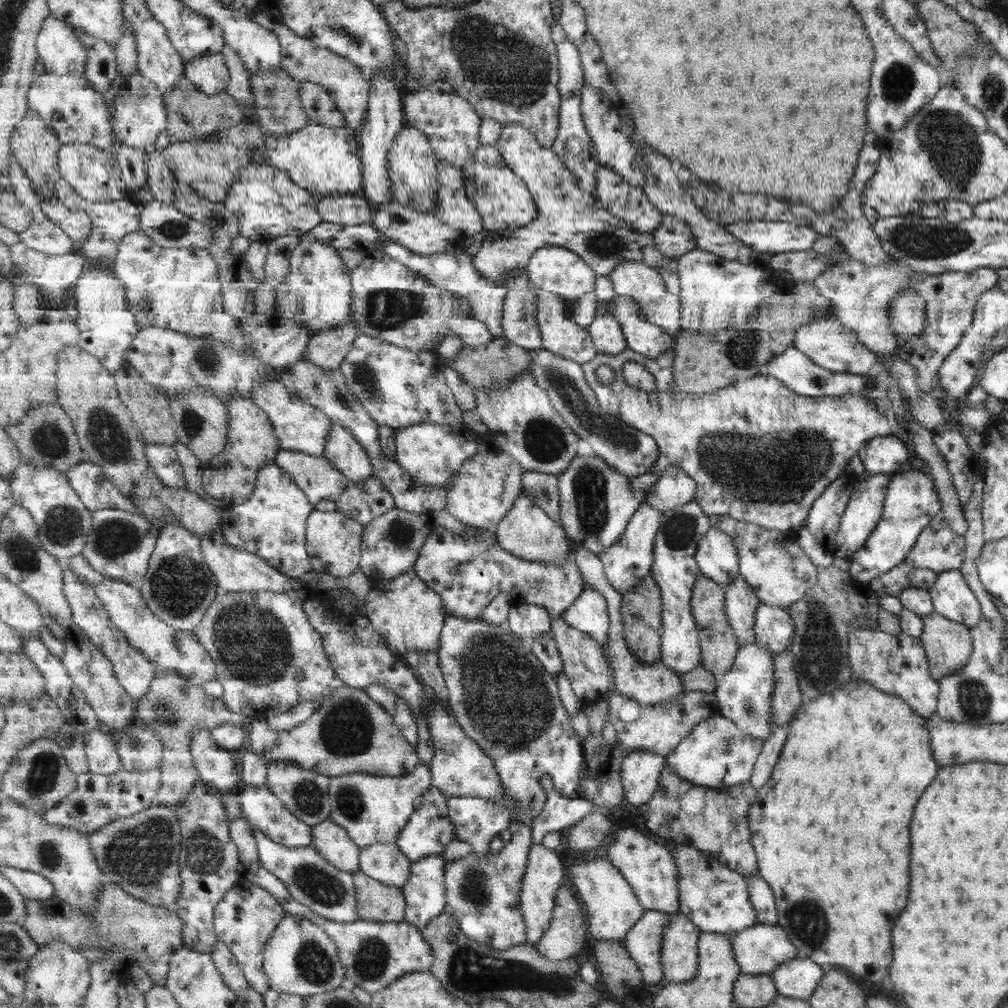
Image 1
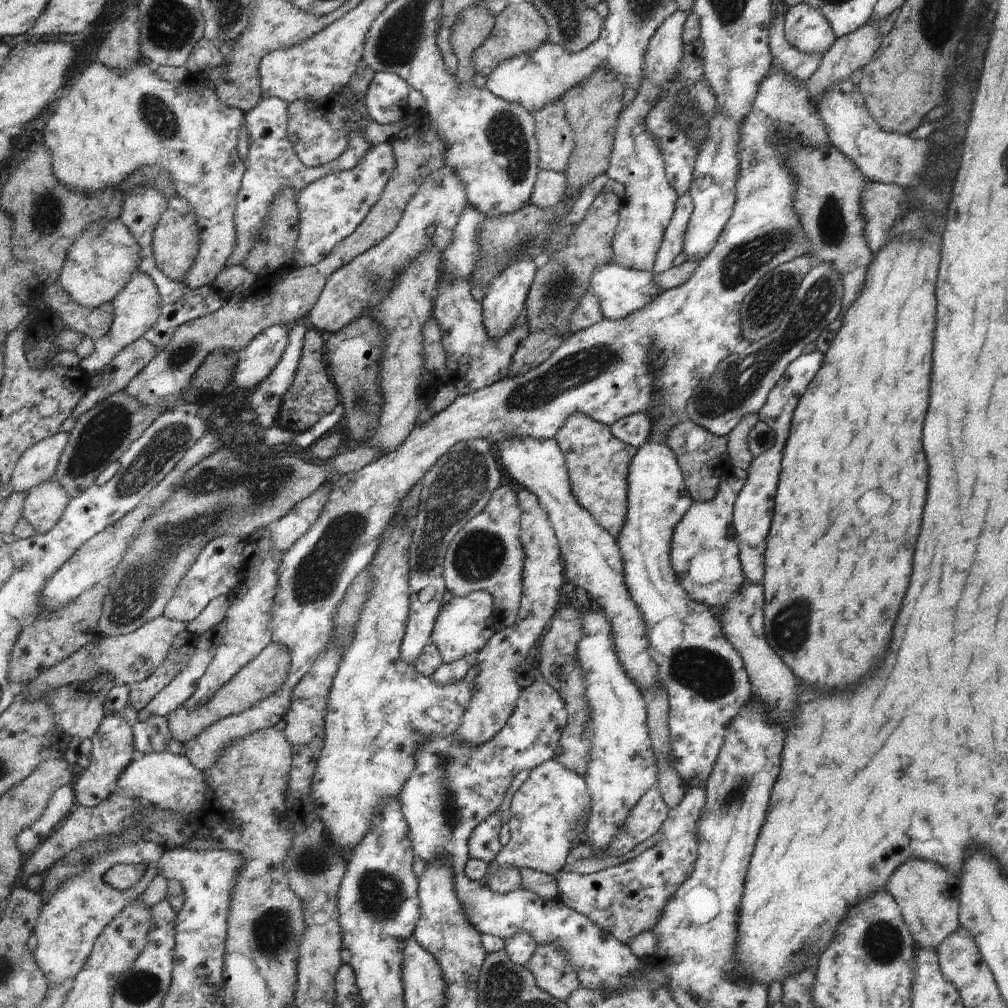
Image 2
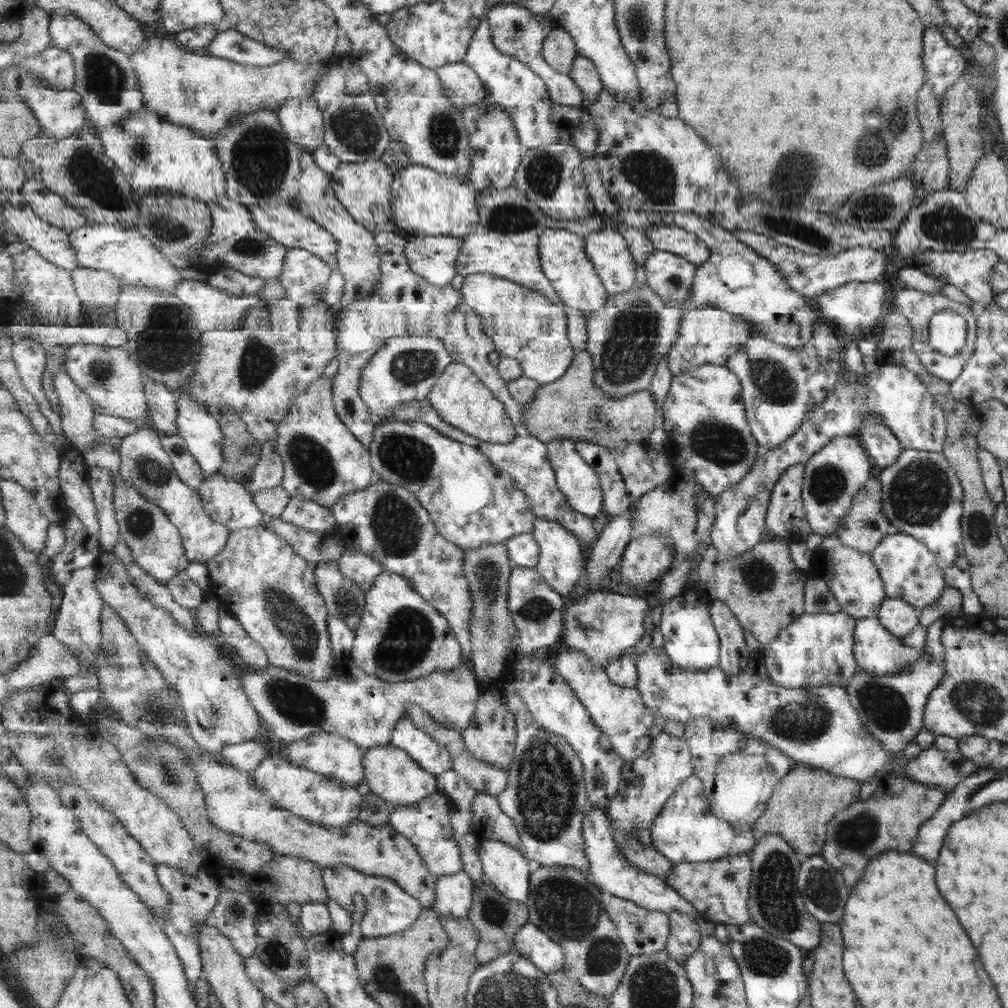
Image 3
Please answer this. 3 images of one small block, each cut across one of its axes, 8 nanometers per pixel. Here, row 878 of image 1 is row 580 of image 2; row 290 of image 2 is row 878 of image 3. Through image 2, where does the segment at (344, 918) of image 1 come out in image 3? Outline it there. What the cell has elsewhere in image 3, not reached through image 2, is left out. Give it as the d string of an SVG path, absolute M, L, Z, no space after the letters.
M745 853L718 858L716 861L676 863L666 882L697 909L699 918L715 925L739 925L750 922L748 894L751 886L751 858Z

